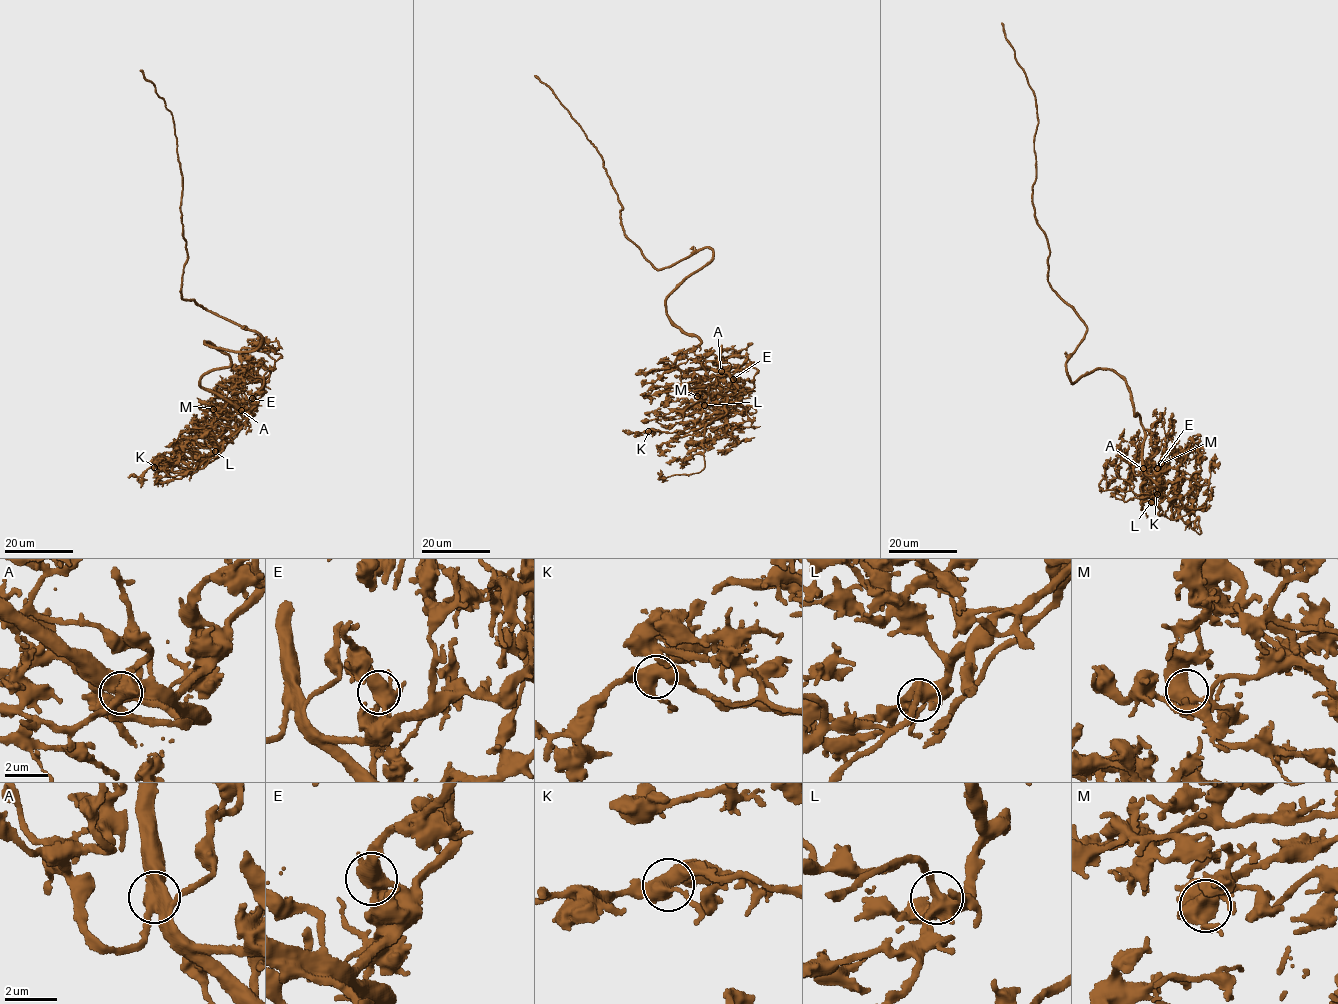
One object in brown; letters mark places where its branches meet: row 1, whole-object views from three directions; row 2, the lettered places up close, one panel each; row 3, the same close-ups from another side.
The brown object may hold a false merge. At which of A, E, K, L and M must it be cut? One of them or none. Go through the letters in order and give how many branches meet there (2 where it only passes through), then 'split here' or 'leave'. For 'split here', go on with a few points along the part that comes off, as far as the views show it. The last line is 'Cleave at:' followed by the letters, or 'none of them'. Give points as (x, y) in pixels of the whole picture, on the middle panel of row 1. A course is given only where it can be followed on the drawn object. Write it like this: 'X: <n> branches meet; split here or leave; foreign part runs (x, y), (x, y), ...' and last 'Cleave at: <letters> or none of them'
A: 3 branches meet; leave
E: 3 branches meet; leave
K: 3 branches meet; leave
L: 3 branches meet; leave
M: 3 branches meet; leave
Cleave at: none of them

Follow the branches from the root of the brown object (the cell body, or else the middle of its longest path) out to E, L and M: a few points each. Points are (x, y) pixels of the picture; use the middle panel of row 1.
E: (712, 255), (667, 298), (667, 315), (701, 342), (680, 354), (678, 368), (714, 369), (733, 379)
L: (712, 255), (666, 300), (667, 315), (701, 342), (681, 353), (676, 366), (726, 373), (735, 387), (704, 405)
M: (712, 255), (666, 300), (667, 315), (701, 342), (681, 353), (676, 366), (725, 372), (735, 380), (697, 396)

